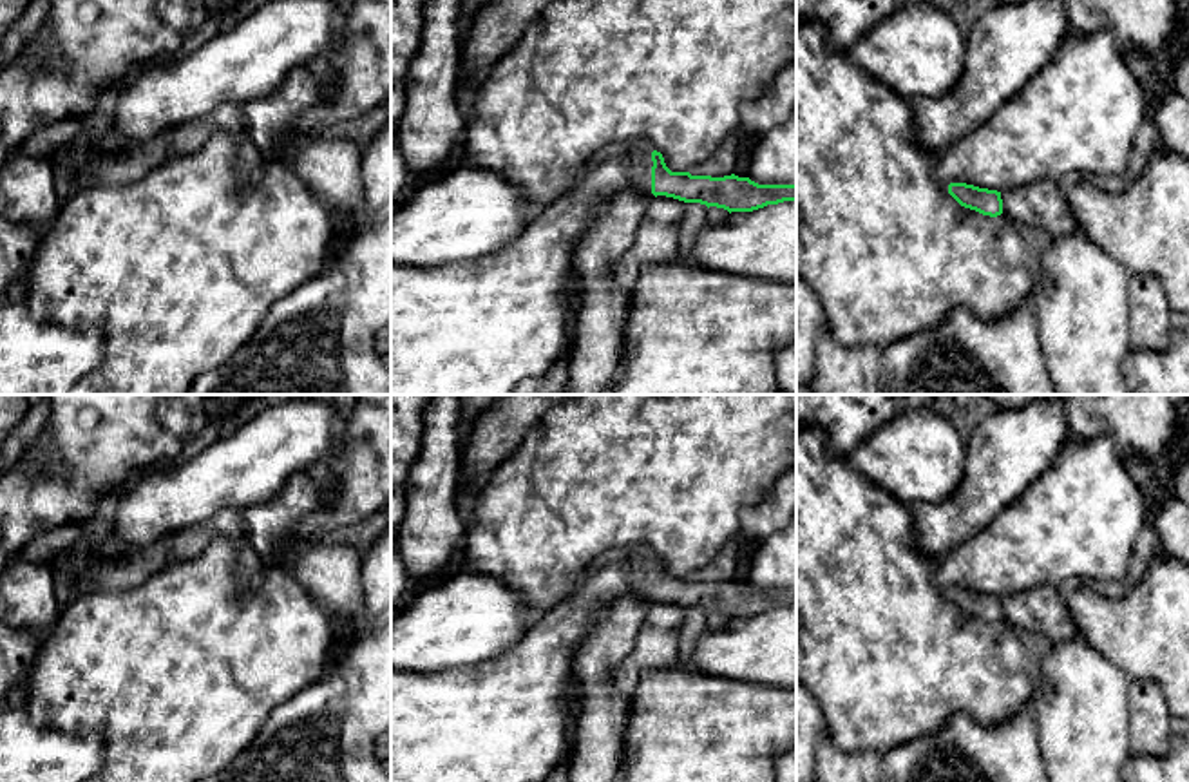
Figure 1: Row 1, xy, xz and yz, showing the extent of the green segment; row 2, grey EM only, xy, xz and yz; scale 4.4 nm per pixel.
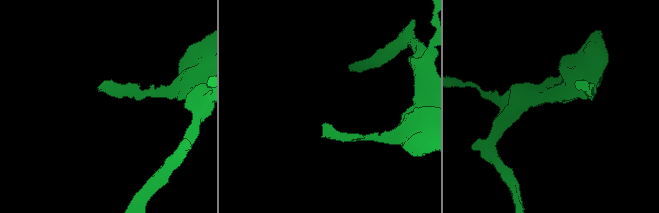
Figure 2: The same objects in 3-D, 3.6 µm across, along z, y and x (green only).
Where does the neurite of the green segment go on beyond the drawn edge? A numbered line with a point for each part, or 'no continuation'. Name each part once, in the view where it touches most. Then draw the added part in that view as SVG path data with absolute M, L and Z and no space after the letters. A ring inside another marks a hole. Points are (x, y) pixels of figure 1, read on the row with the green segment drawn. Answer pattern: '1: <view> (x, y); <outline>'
1: xz (641, 167); M628 139L621 143L610 143L594 154L594 157L586 163L585 170L594 172L610 157L632 154L633 156L630 167L632 181L635 186L652 194L652 167L653 167L652 152L653 145L648 139Z

